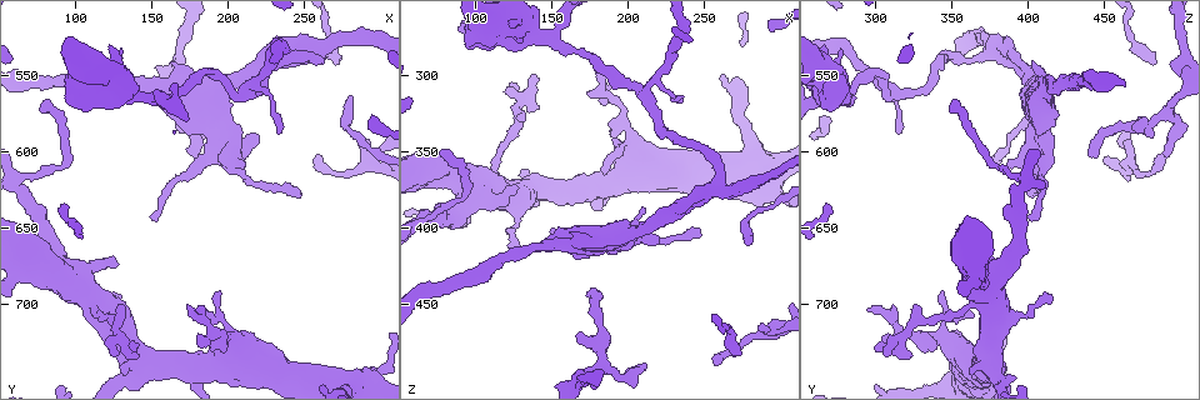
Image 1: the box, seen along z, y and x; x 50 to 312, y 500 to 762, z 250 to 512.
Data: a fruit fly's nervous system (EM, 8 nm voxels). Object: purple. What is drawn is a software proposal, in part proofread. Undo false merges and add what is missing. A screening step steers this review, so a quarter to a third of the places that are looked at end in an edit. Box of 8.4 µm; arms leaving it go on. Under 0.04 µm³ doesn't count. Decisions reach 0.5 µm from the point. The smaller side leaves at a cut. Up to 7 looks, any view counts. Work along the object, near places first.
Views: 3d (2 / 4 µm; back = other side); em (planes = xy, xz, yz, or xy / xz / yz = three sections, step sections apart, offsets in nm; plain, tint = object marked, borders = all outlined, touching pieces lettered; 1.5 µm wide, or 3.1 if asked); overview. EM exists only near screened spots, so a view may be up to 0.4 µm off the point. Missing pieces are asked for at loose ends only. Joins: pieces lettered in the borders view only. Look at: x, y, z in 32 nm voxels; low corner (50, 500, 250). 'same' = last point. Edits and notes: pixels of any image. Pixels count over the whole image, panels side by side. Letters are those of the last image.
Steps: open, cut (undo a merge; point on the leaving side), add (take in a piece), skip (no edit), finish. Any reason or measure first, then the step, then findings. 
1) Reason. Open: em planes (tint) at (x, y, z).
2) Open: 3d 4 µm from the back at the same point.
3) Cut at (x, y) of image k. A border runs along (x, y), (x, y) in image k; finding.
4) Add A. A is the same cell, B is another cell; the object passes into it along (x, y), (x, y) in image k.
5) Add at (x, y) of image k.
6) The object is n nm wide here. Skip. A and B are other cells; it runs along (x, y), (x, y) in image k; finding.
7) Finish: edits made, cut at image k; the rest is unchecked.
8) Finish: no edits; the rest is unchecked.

Stops while still wide. Open: em yz step 8 (tint) at (162, 540, 404).

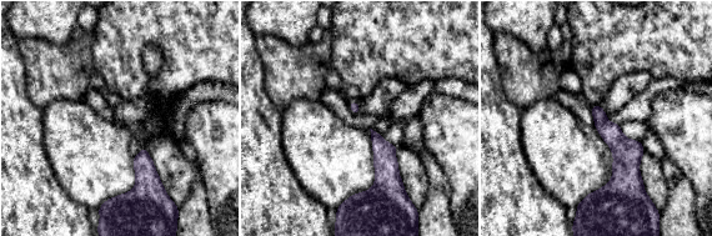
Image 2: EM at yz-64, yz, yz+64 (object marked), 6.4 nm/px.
Cut it another way. Open: em planes (borders) at the same point.

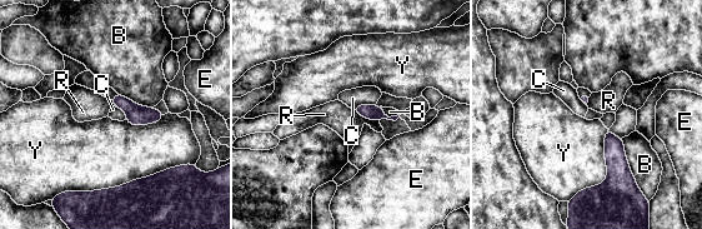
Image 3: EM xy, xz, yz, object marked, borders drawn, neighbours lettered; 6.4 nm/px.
Skip. B, C, E, R and Y are other cells; a border runs along (118, 93), (135, 103), (153, 108) in image 3; no lettered piece goes on from it.

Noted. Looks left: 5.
Arms part here. Open: 3d 4 µm at (208, 562, 312).

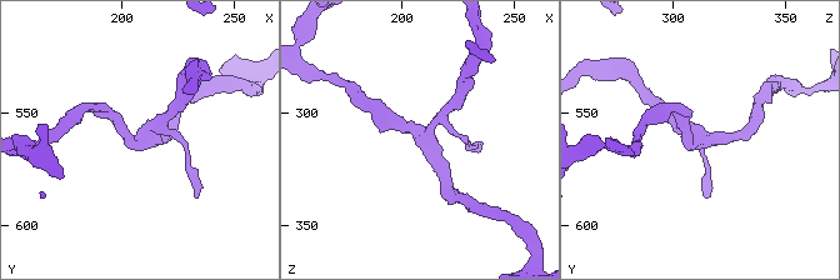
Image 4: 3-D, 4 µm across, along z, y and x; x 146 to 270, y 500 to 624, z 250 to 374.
Open: em planes (borders) at (209, 562, 310).

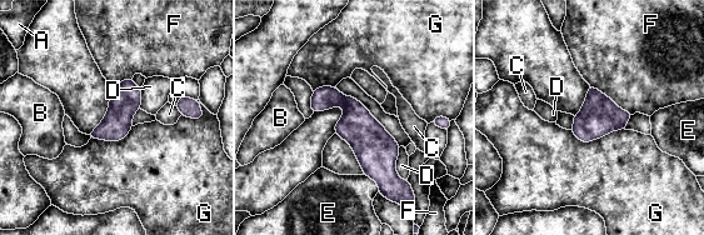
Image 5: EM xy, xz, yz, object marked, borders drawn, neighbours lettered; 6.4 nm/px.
Skip. A, B, C, D, E, F and G are other cells; it runs along (316, 93), (355, 114), (393, 183) in image 5; all the same neuron.

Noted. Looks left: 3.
Free end. Open: 3d 4 µm at (130, 536, 278).

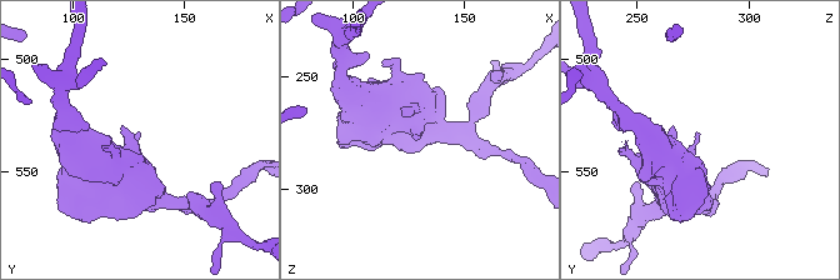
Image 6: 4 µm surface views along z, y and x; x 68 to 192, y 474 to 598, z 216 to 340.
Need the tissue. Open: em planes (borders) at (129, 533, 279).

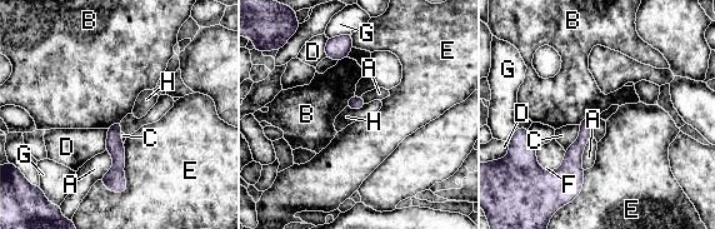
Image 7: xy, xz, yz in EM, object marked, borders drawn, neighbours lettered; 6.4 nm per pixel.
Skip. A, B, C, D, E, F, G and H are other cells; none of them fits.

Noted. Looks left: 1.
Finish: no edits; the rest is unchecked.

